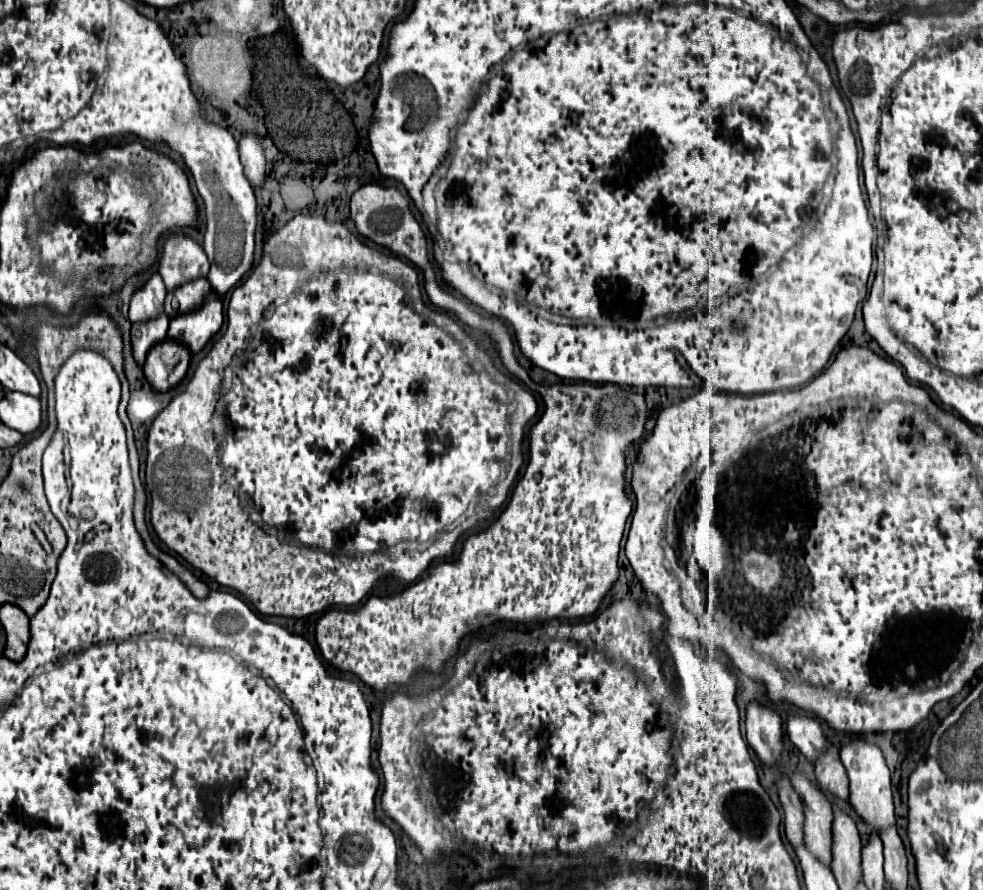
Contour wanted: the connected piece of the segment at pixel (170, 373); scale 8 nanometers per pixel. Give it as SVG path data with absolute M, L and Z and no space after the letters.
M154 346L146 358L146 364L144 364L144 376L146 380L152 384L154 392L168 392L172 390L174 386L178 386L182 380L184 380L184 374L182 370L188 368L188 362L190 362L190 356L186 354L186 350L182 348L182 362L184 366L178 366L178 368L168 368L164 362L162 362L162 356L160 356L160 346Z

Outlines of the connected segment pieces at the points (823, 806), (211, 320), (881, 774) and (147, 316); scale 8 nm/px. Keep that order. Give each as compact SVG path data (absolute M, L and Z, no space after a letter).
M804 774L790 776L794 790L804 802L806 848L826 866L832 864L832 806L820 788L814 788Z
M210 294L206 302L188 314L180 314L170 322L168 338L188 346L190 354L200 352L214 334L222 328L222 302L218 296Z
M856 740L840 750L840 760L848 772L850 778L850 804L854 806L856 814L872 826L872 834L880 836L880 832L886 826L892 826L894 820L894 800L892 800L892 788L890 788L890 770L886 766L886 760L876 744Z
M154 274L142 290L134 292L132 302L130 302L130 322L148 322L158 318L164 312L164 298L166 298L166 288L164 282L158 274Z

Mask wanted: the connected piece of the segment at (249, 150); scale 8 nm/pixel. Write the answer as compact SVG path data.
M248 132L240 140L238 150L240 150L240 160L244 166L246 180L250 182L252 188L262 188L266 172L264 172L264 154L262 154L262 146L258 138L252 132Z

